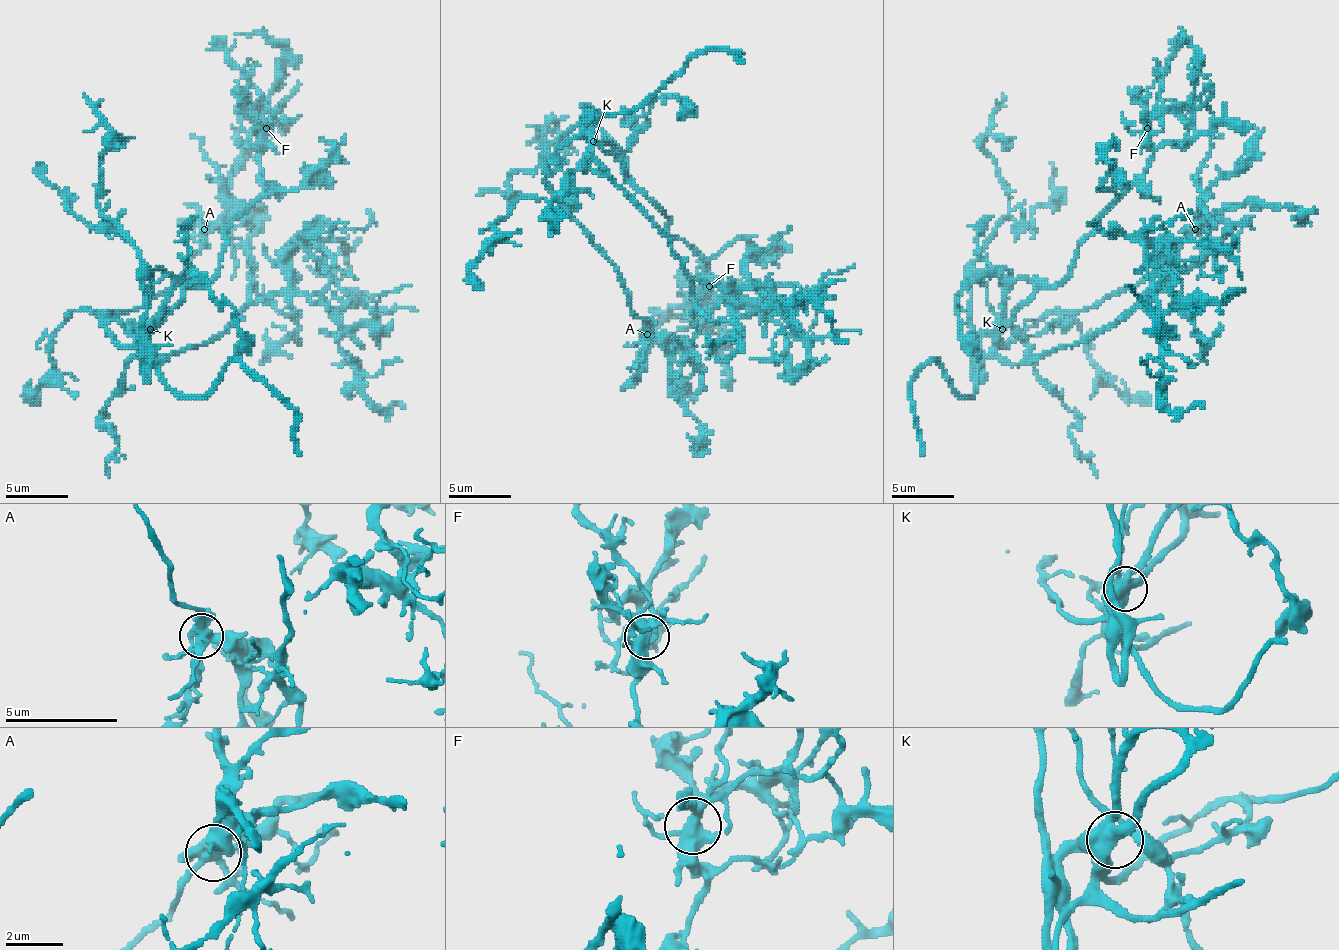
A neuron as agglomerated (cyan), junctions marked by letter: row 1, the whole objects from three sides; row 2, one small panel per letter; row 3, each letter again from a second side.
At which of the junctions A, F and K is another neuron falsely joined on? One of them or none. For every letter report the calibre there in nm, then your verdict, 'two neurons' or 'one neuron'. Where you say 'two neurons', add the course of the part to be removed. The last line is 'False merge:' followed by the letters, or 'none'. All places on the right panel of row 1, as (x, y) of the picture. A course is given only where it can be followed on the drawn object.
A: calibre 440 nm; one neuron
F: calibre 400 nm; one neuron
K: calibre 460 nm; one neuron
False merge: none

